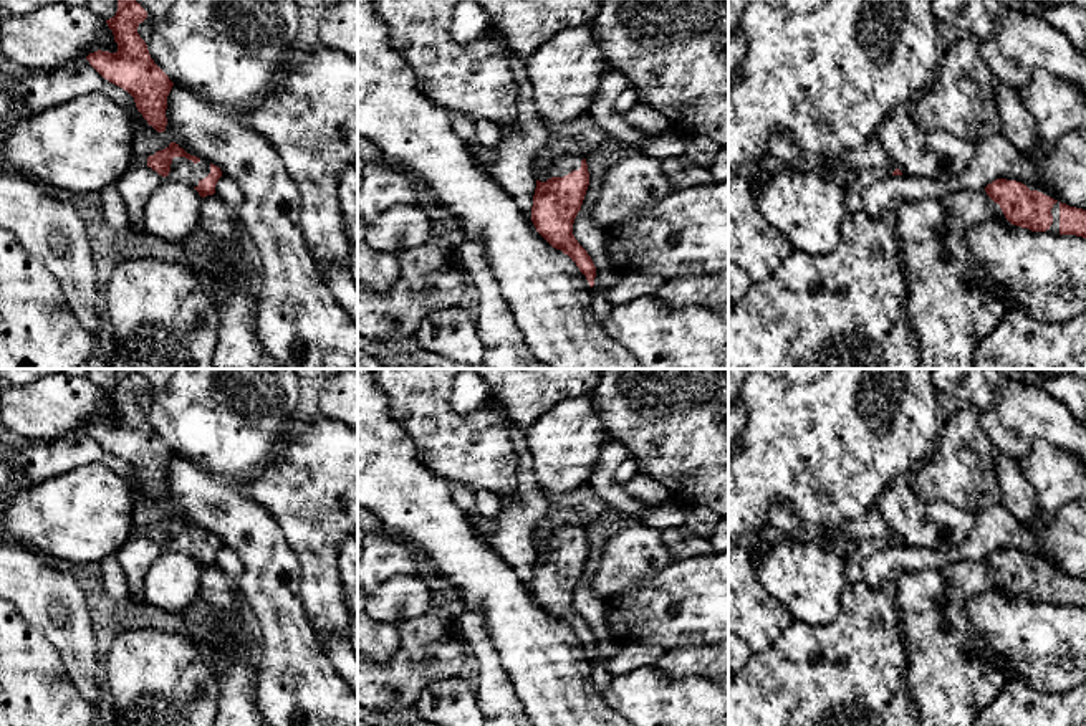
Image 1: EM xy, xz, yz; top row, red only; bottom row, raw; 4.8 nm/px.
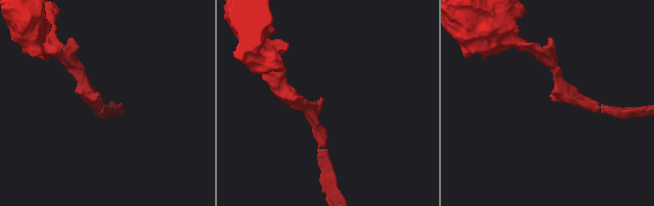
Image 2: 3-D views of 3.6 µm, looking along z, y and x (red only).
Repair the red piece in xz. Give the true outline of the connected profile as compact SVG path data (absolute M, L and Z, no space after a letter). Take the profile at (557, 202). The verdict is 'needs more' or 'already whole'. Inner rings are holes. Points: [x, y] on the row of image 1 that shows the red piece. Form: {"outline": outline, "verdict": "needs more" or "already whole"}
{"outline": "M556 155L548 160L546 172L550 175L546 182L536 180L531 222L553 248L561 250L576 263L593 288L596 266L573 235L573 223L589 185L586 159L584 155L573 159Z", "verdict": "needs more"}

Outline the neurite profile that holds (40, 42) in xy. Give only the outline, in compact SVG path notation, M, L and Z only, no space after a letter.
M56 2L33 13L7 13L0 23L0 61L5 66L48 73L94 51L118 51L106 20L88 7Z

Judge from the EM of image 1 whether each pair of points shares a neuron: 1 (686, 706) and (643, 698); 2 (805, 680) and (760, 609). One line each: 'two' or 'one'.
1: one
2: two

